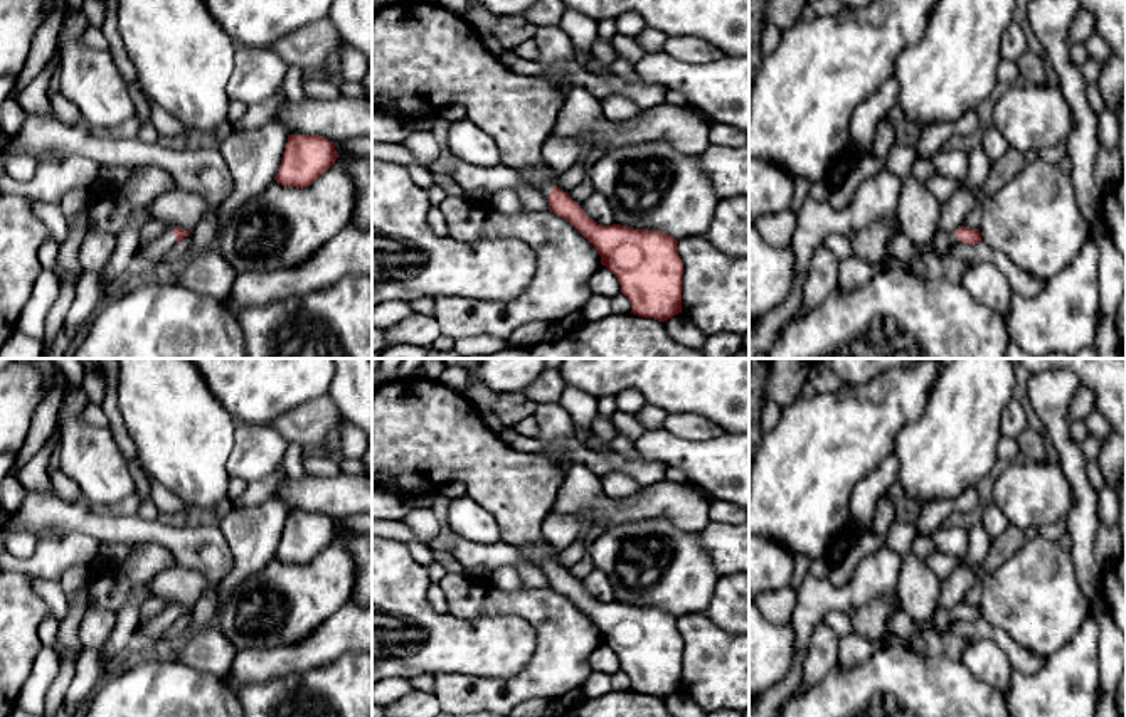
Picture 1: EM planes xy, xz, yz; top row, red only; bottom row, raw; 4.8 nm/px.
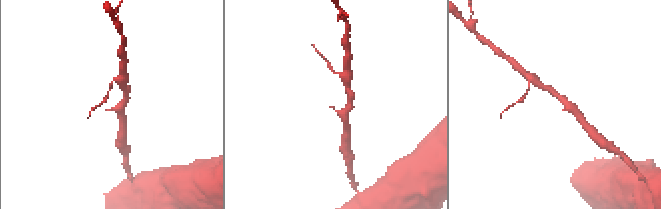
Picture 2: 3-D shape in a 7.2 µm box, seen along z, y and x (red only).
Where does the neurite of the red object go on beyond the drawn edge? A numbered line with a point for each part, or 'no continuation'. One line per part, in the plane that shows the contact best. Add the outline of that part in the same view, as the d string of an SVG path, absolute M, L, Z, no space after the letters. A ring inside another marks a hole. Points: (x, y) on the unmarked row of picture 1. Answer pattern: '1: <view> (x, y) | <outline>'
1: xy (155, 628) | M168 604L157 618L150 621L141 621L138 623L136 633L150 638L151 641L158 641L163 638L165 631L168 626L175 623L175 613L173 613L173 604Z

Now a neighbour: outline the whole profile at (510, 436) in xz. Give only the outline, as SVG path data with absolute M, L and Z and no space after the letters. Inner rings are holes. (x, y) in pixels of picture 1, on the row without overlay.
M503 428L498 433L498 438L513 449L545 454L545 456L550 454L550 449L554 446L552 443L544 443L539 438L525 438L515 428Z

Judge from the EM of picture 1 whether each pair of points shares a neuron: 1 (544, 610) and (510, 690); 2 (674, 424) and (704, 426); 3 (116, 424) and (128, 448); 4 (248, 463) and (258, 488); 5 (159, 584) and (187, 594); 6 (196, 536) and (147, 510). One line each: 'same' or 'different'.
1: same
2: same
3: same
4: different
5: same
6: different

